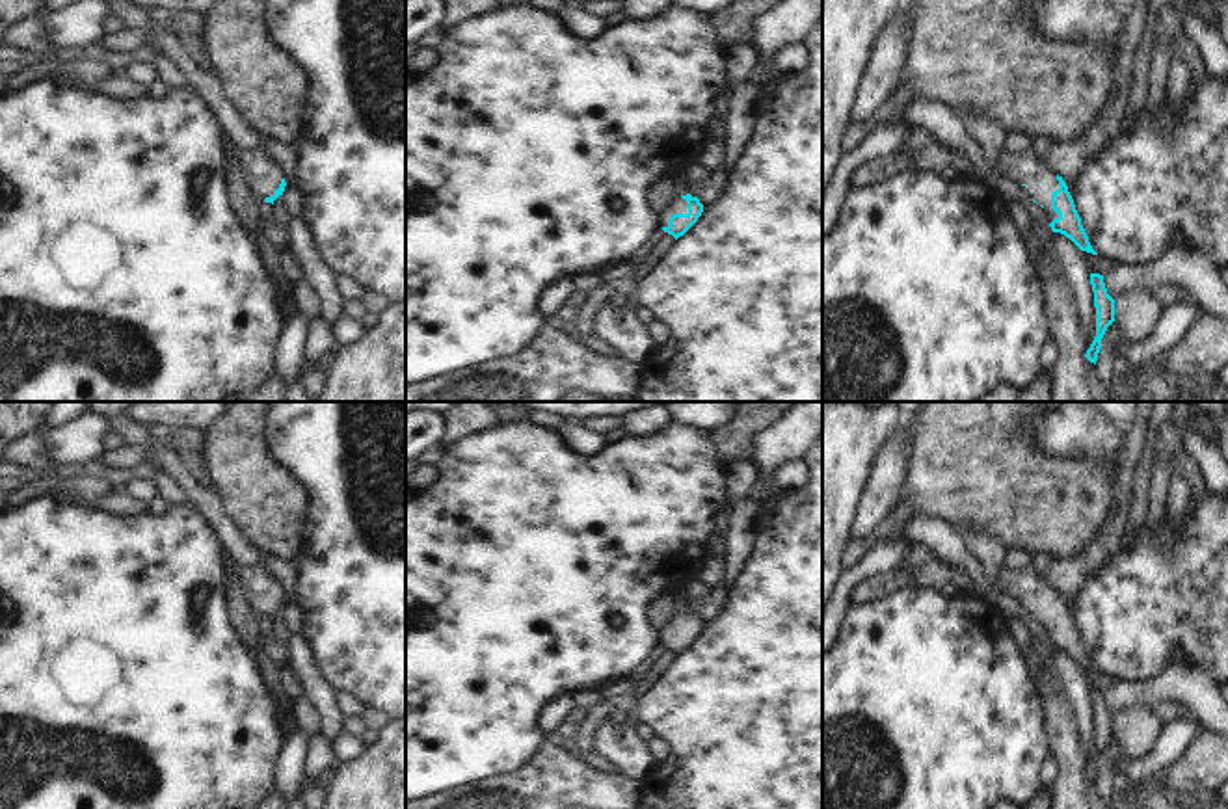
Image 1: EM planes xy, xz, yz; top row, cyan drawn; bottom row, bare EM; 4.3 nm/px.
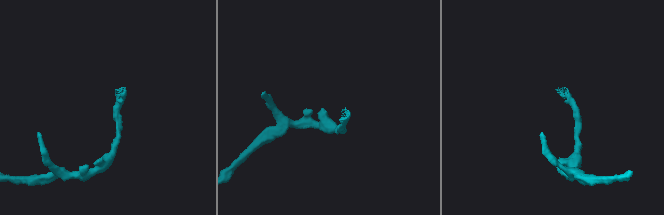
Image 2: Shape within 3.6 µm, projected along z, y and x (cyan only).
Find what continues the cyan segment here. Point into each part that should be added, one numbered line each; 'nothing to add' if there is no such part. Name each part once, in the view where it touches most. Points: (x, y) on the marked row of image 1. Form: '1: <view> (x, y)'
1: yz (1024, 168)

